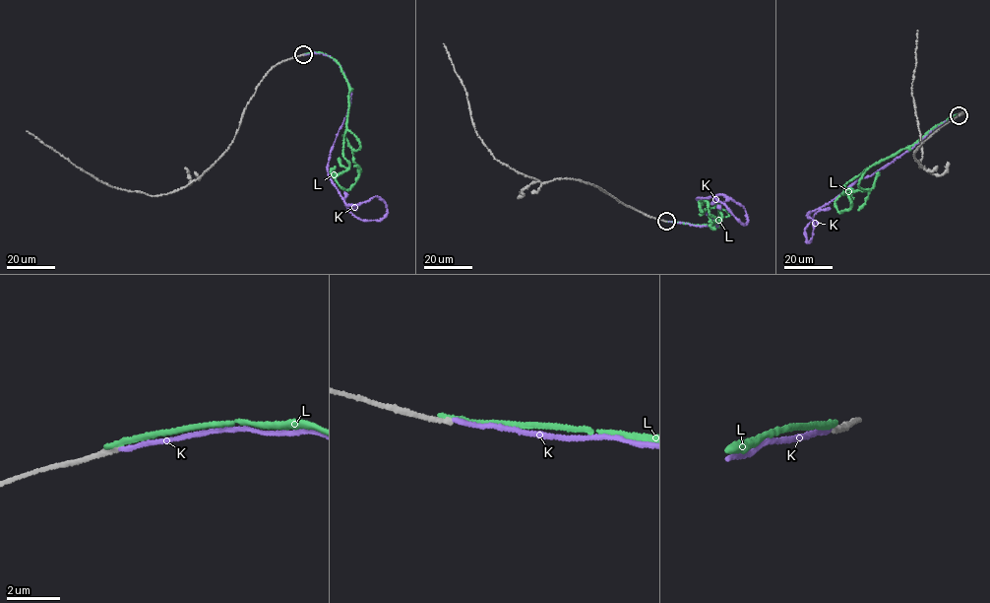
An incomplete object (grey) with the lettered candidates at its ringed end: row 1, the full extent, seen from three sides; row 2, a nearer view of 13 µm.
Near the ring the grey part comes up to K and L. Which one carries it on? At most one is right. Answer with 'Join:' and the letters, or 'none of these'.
Join: none of these

